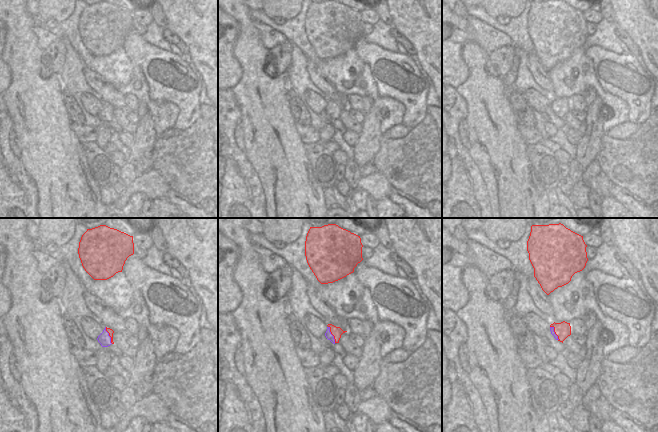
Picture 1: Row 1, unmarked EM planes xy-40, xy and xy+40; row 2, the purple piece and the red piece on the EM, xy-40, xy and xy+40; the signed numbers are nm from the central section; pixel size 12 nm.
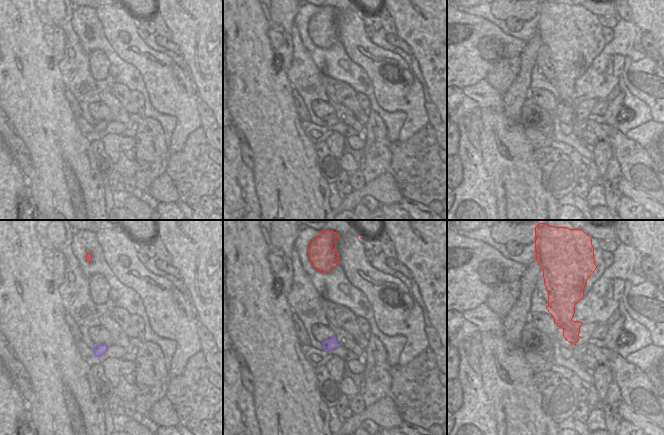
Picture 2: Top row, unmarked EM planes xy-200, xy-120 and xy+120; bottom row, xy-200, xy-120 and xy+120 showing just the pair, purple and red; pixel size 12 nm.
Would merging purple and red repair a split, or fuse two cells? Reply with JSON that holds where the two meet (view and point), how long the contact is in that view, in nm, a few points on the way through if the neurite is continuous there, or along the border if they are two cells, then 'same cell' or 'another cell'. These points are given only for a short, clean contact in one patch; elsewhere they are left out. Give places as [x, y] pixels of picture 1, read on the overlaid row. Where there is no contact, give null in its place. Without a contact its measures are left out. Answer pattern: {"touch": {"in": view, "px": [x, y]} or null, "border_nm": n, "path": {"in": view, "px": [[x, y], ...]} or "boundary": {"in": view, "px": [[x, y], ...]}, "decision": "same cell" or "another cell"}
{"touch": {"in": "xy", "px": [331, 334]}, "border_nm": 220, "boundary": {"in": "xy", "px": [[328, 326], [335, 342]]}, "decision": "another cell"}

